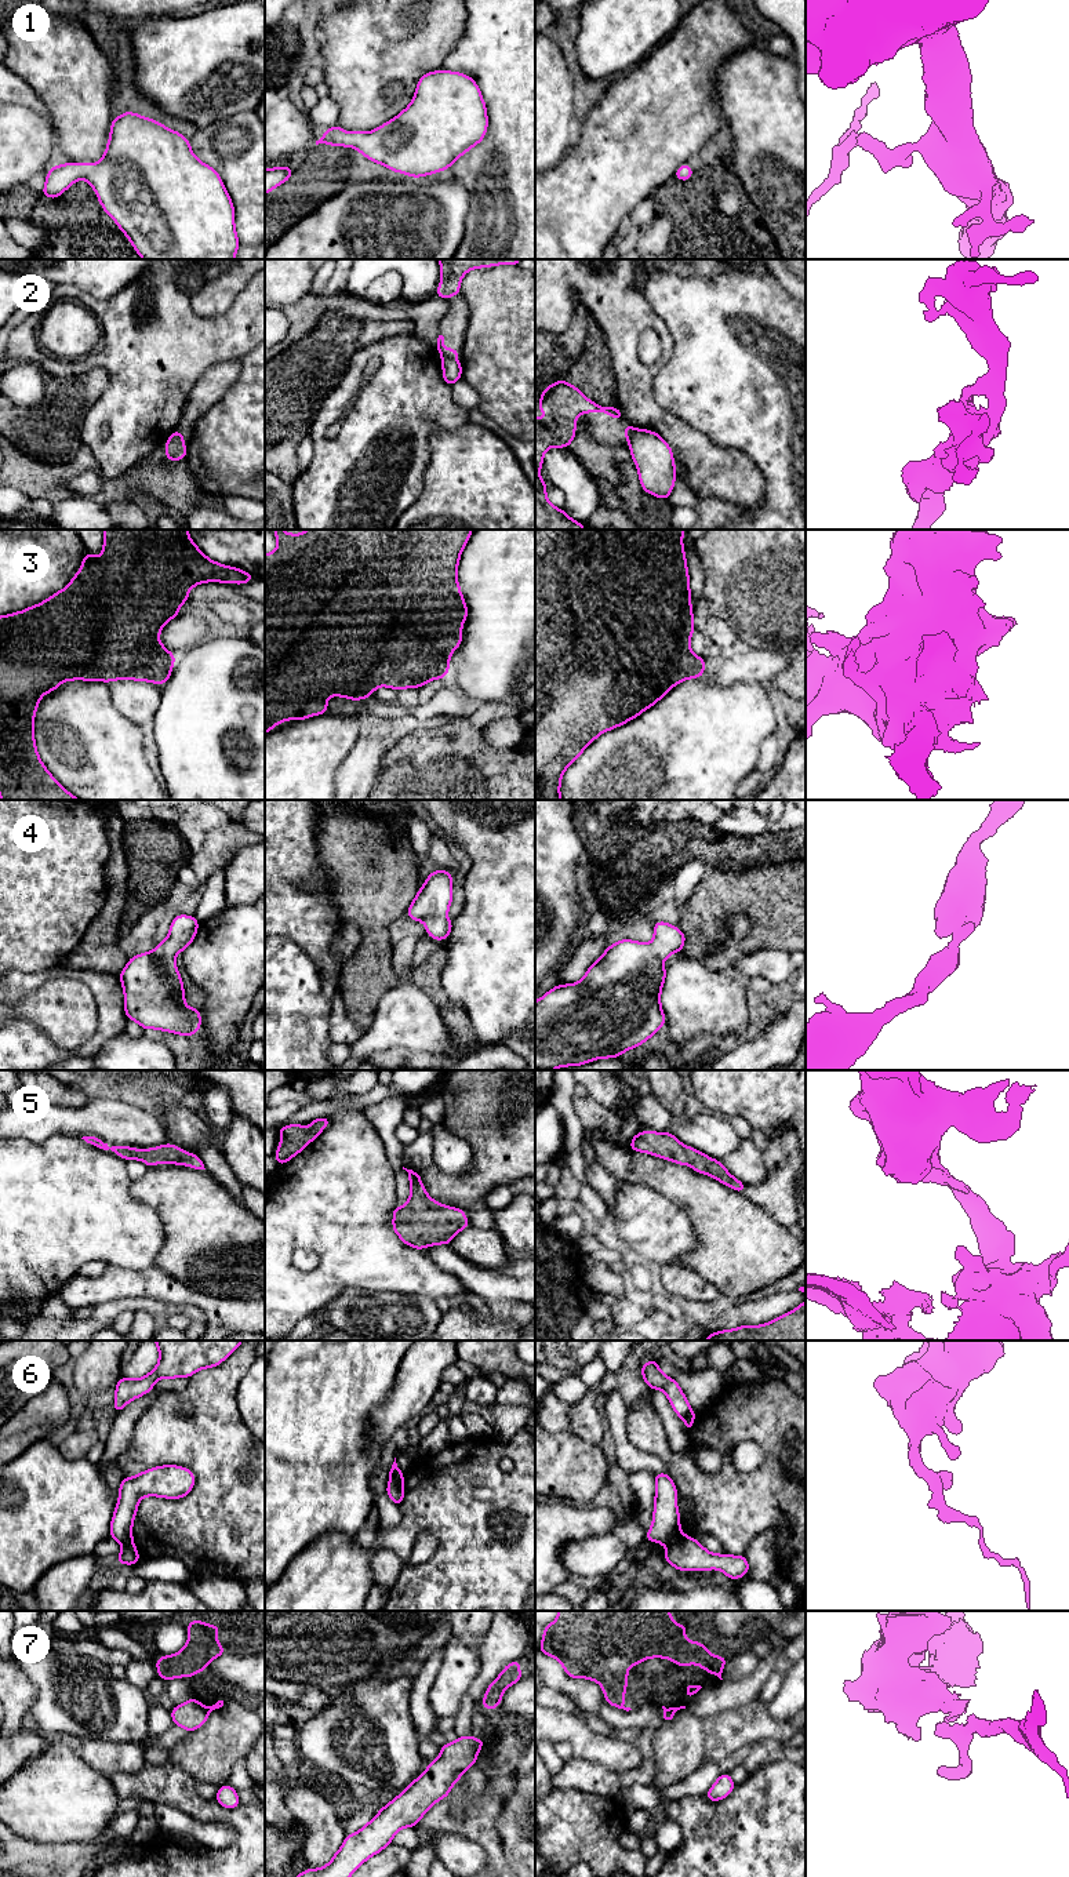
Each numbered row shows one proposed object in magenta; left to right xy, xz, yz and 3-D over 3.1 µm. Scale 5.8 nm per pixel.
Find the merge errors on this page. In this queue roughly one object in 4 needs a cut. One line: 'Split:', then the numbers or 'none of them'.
Split: 2, 6, 7

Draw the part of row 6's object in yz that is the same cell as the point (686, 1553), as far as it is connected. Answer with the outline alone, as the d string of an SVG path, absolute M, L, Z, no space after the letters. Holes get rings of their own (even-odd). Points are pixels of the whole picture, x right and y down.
M684 1534L666 1547L663 1558L677 1571L720 1569L730 1579L742 1578L749 1572L745 1556L710 1553L697 1539Z

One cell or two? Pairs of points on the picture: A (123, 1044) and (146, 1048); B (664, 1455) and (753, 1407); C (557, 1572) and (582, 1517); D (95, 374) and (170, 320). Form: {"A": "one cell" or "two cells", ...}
{"A": "one cell", "B": "one cell", "C": "one cell", "D": "two cells"}

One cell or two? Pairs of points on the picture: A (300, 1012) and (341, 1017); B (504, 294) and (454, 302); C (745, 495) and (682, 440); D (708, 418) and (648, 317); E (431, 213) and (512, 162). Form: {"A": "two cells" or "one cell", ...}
{"A": "two cells", "B": "two cells", "C": "one cell", "D": "two cells", "E": "two cells"}

